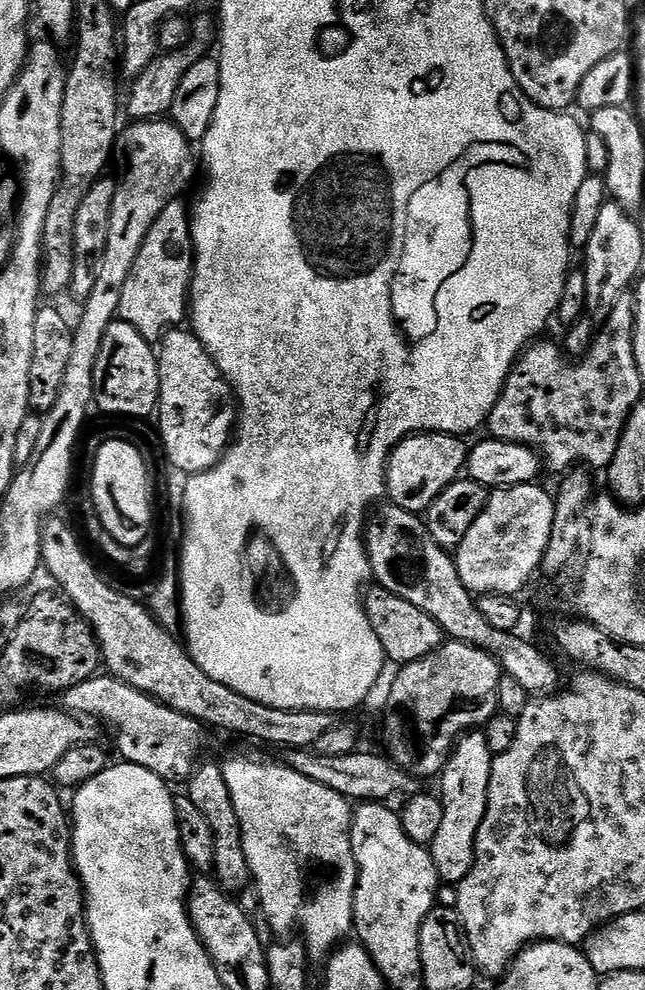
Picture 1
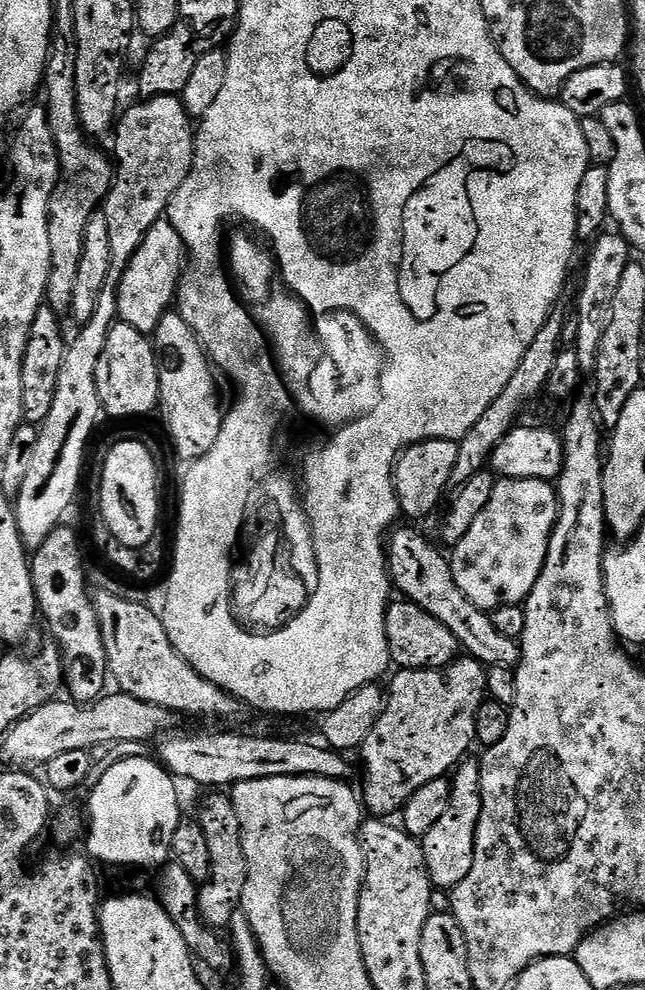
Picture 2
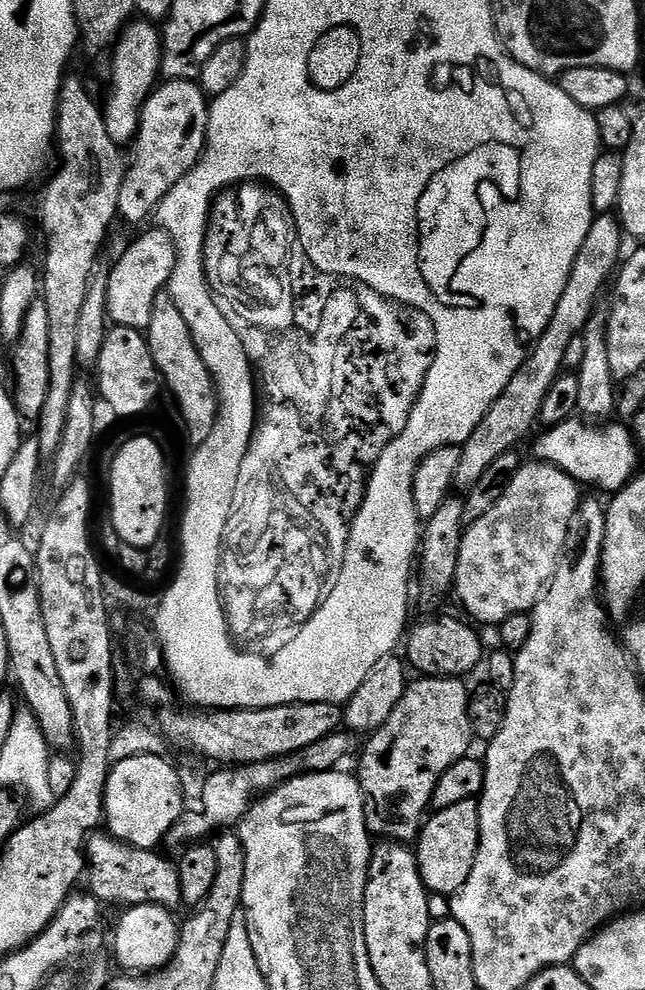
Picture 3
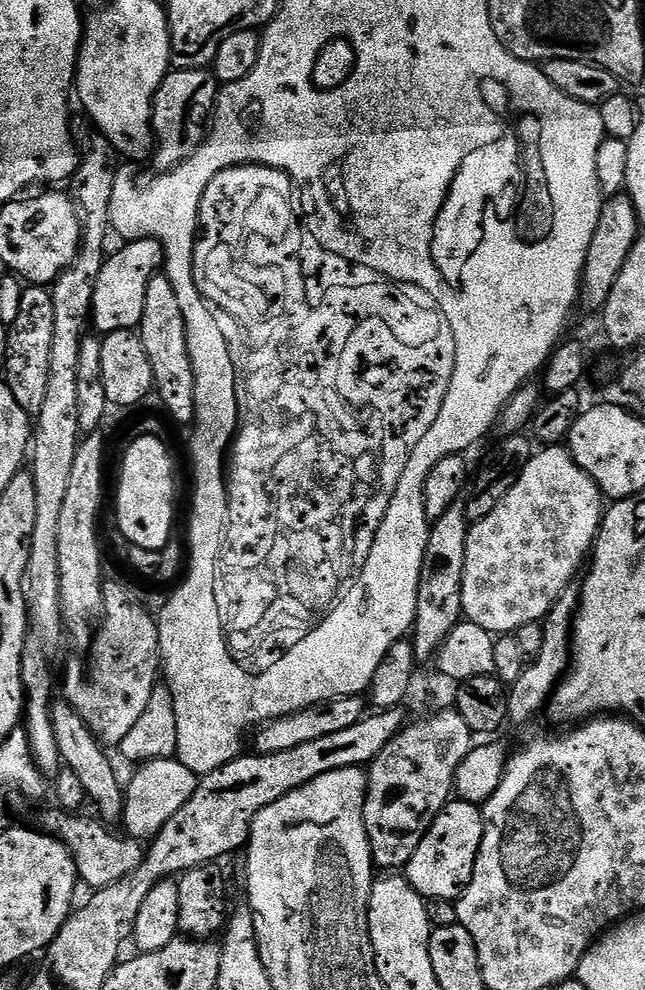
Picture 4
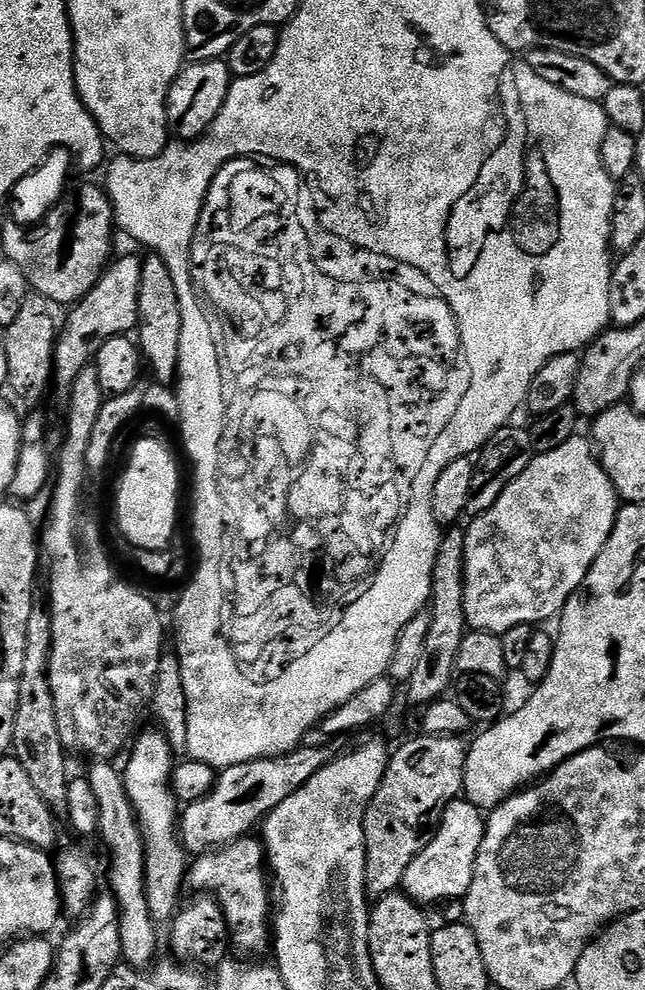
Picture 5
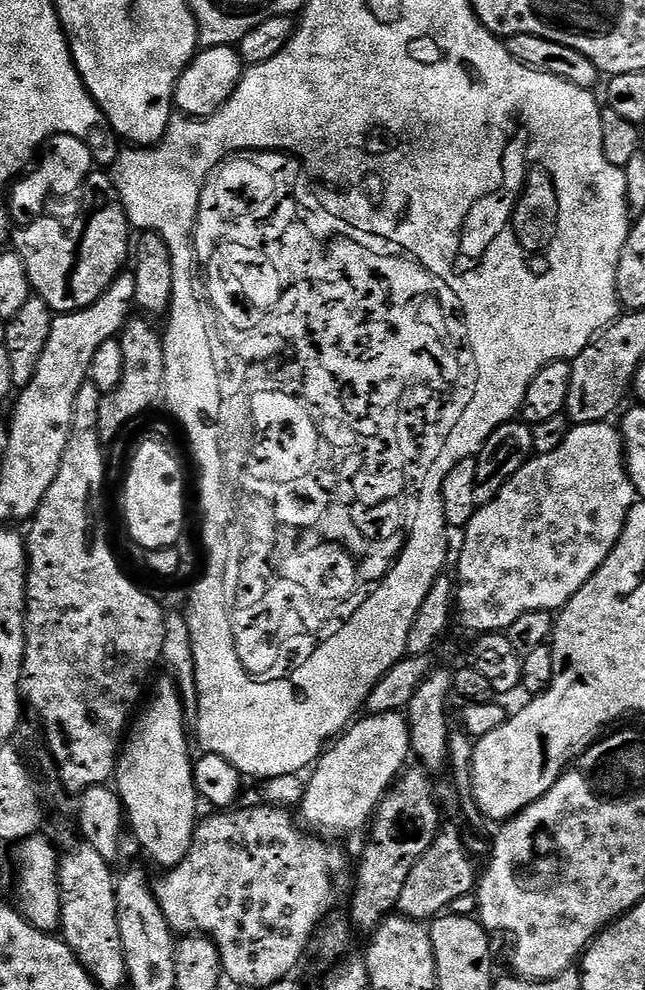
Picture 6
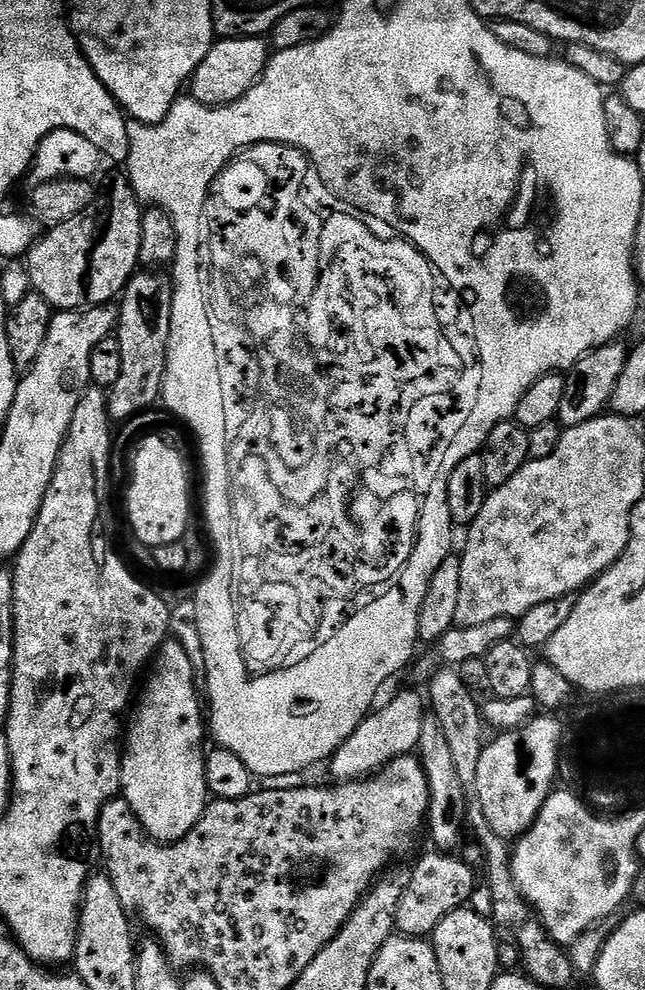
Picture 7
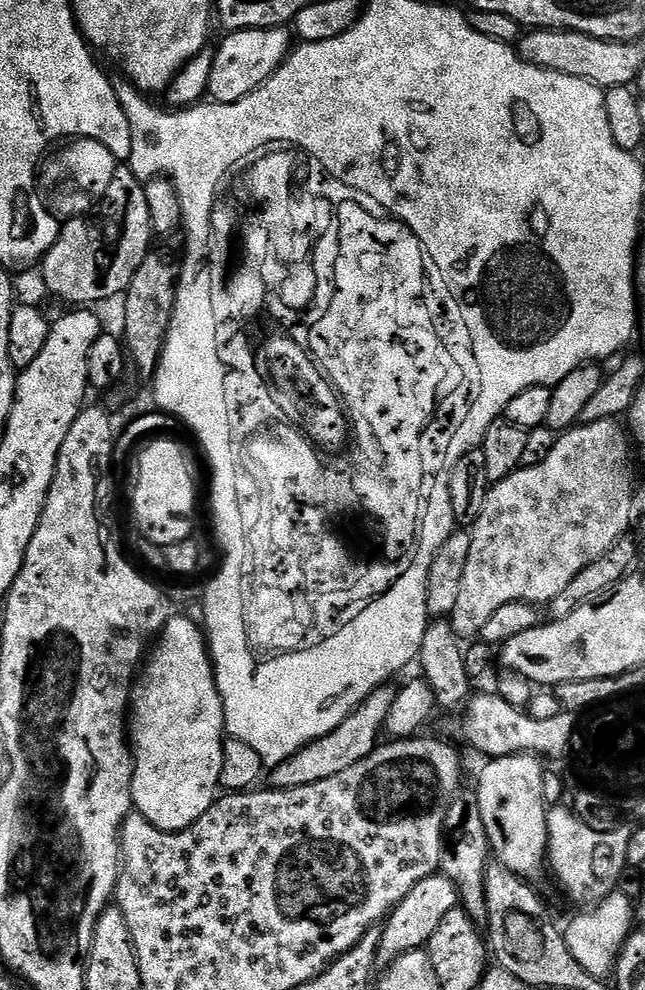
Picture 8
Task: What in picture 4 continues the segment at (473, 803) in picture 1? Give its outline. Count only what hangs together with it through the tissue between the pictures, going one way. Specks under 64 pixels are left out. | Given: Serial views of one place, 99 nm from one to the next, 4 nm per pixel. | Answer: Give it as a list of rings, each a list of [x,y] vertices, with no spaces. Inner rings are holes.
[[[459,798],[449,800],[448,805],[434,818],[426,838],[418,842],[406,869],[406,879],[425,901],[460,899],[474,874],[474,862],[484,837],[484,813],[479,807]]]

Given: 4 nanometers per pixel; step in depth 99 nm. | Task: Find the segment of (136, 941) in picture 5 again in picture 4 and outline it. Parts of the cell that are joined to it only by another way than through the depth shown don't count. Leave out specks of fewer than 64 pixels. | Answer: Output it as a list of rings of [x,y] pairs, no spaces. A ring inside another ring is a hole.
[[[60,698],[53,703],[52,721],[54,722],[54,738],[58,738],[58,754],[63,767],[72,772],[82,782],[85,797],[97,808],[99,819],[105,822],[119,821],[124,814],[125,785],[116,777],[116,768],[107,756],[105,745],[96,739],[88,729],[86,722],[80,717],[67,700]]]

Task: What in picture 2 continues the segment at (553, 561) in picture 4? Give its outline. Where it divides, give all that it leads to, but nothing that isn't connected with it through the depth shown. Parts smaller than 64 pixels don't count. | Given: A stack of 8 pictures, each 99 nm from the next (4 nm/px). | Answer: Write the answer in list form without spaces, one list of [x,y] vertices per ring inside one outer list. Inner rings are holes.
[[[497,479],[494,494],[490,494],[490,502],[486,502],[486,510],[478,514],[474,526],[466,533],[466,538],[451,549],[450,563],[454,582],[474,606],[491,614],[495,608],[504,604],[523,605],[528,599],[530,590],[534,590],[534,582],[538,582],[538,574],[542,574],[546,562],[546,550],[550,546],[552,531],[560,513],[560,497],[555,487],[547,480],[506,480]]]

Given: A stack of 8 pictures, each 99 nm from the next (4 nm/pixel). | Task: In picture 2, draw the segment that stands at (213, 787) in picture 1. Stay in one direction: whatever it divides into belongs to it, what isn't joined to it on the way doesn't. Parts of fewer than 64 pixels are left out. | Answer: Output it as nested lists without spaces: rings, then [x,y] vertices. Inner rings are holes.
[[[212,790],[200,804],[198,822],[202,826],[202,834],[206,834],[206,843],[210,846],[210,878],[199,885],[200,913],[204,916],[204,923],[213,930],[224,930],[229,927],[235,911],[241,909],[242,894],[246,890],[248,877],[248,863],[246,850],[242,850],[242,825],[238,823],[238,810],[234,810],[231,795],[224,790]]]

